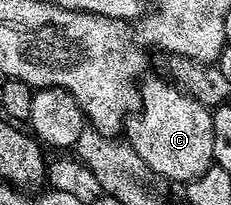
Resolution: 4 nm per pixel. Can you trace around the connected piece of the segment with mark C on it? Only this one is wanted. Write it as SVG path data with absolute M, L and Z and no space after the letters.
M166 77L146 78L137 90L137 109L125 122L126 141L141 156L152 175L160 174L180 184L192 182L215 161L212 111Z

